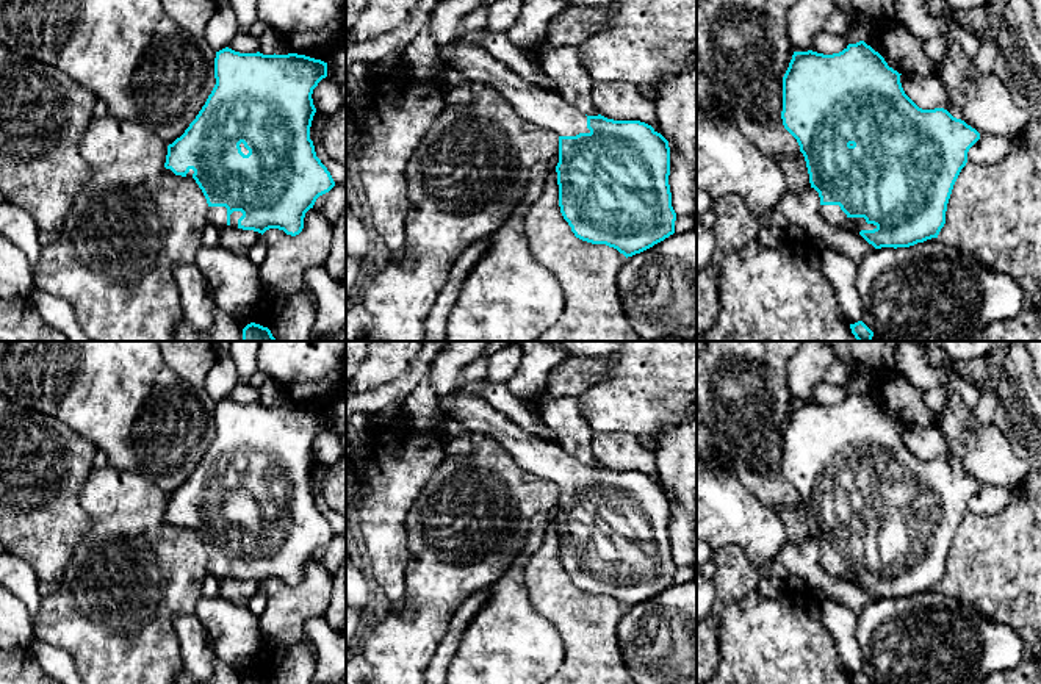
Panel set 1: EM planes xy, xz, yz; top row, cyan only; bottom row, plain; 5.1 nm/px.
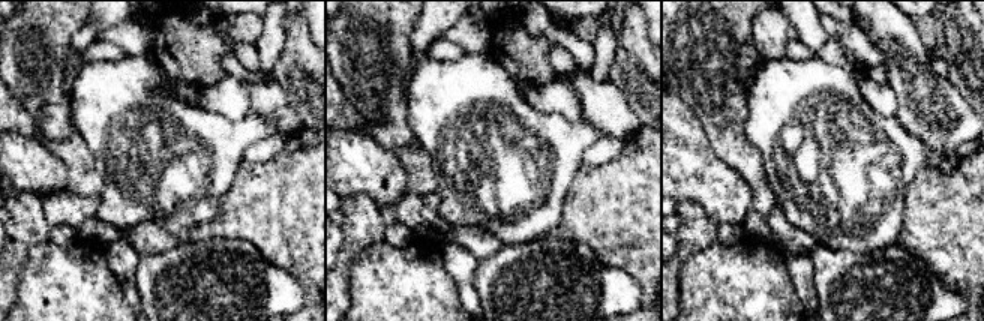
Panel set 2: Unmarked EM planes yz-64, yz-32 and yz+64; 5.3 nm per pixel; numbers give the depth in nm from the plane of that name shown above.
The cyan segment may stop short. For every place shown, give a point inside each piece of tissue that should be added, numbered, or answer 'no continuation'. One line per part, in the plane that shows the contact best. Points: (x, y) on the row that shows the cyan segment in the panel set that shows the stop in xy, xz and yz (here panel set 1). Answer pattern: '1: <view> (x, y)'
1: yz (833, 215)

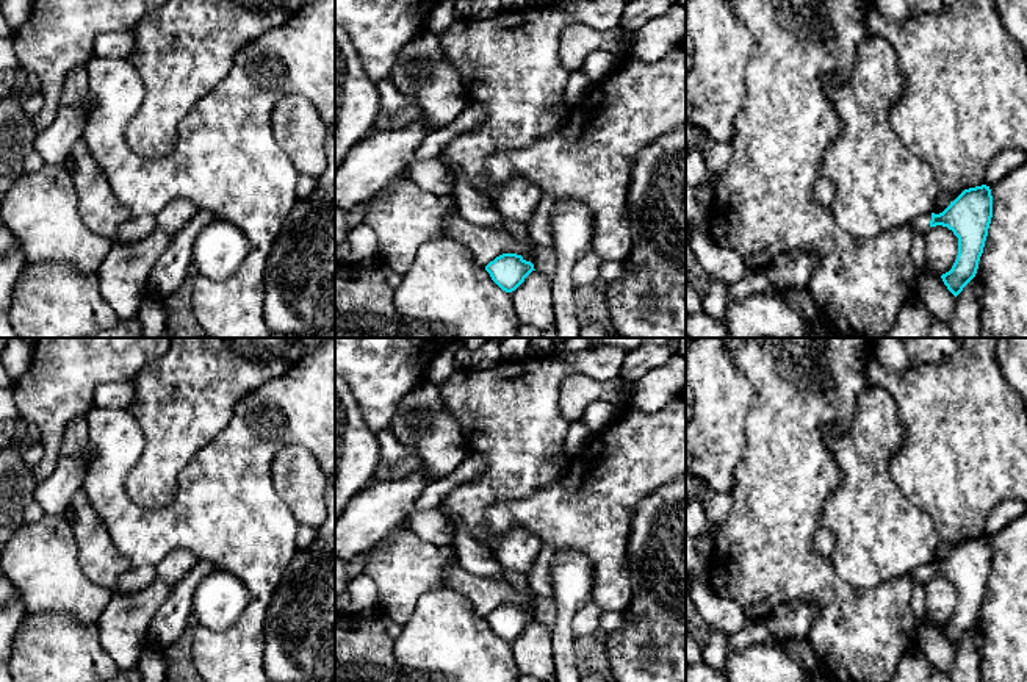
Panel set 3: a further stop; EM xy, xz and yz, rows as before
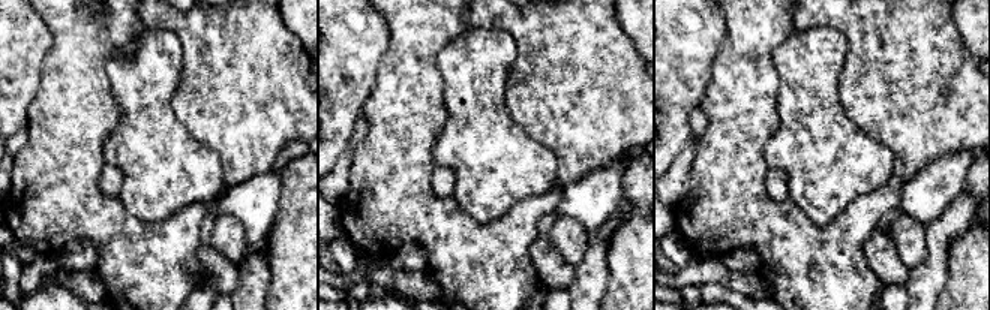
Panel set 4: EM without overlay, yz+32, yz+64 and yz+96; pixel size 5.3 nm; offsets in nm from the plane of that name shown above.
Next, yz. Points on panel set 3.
1: yz (921, 224)

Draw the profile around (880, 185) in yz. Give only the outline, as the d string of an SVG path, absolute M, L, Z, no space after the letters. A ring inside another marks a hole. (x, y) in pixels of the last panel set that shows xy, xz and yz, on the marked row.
M870 36L859 44L849 78L834 83L823 77L823 84L842 122L839 138L820 160L820 177L836 185L830 208L839 227L866 239L933 213L939 192L935 170L905 147L889 122L889 109L903 94L903 75L892 45Z

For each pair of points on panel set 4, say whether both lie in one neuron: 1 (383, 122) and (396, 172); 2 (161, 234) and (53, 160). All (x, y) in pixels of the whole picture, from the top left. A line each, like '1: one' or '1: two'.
1: one
2: one

